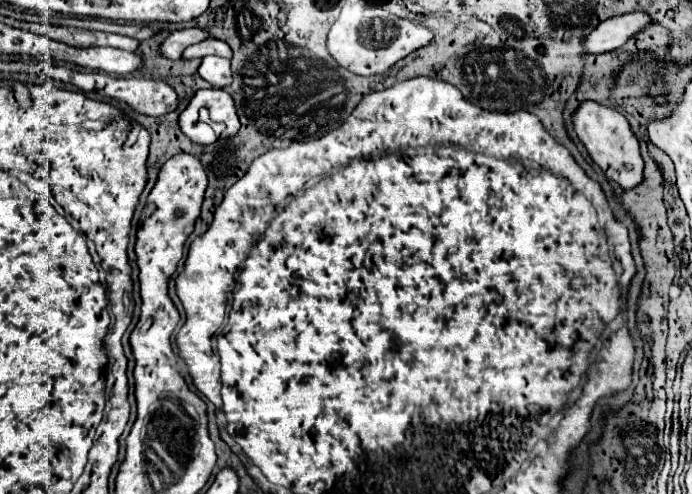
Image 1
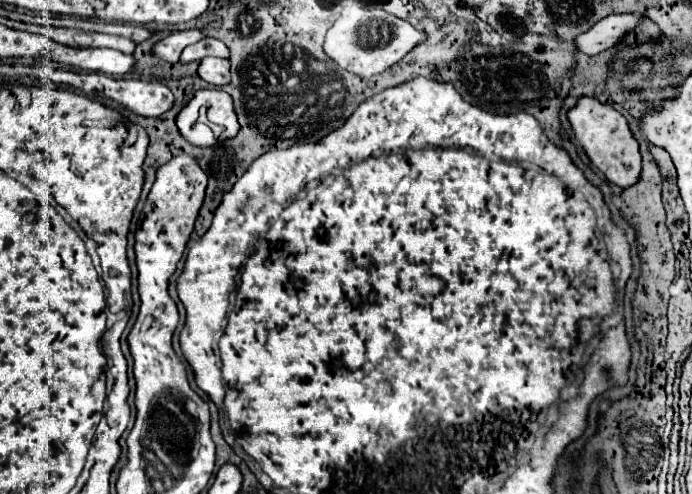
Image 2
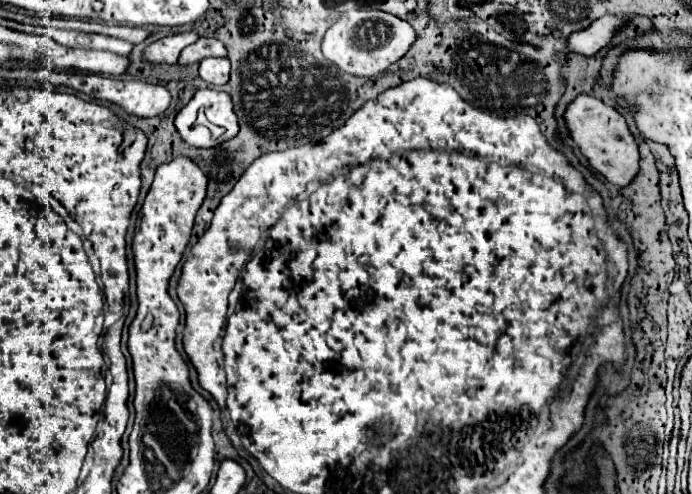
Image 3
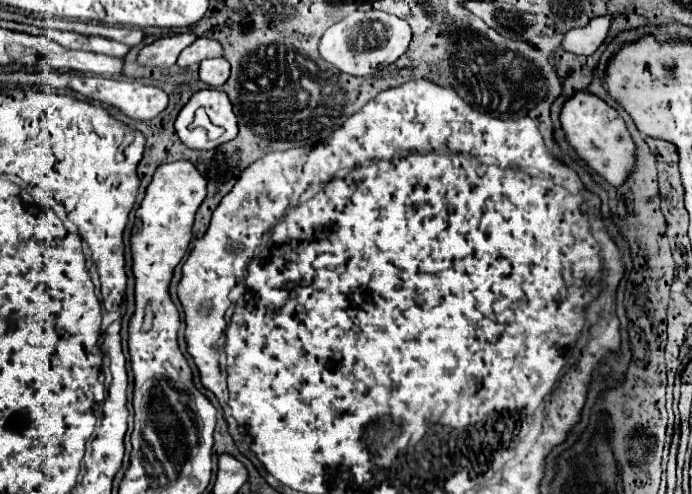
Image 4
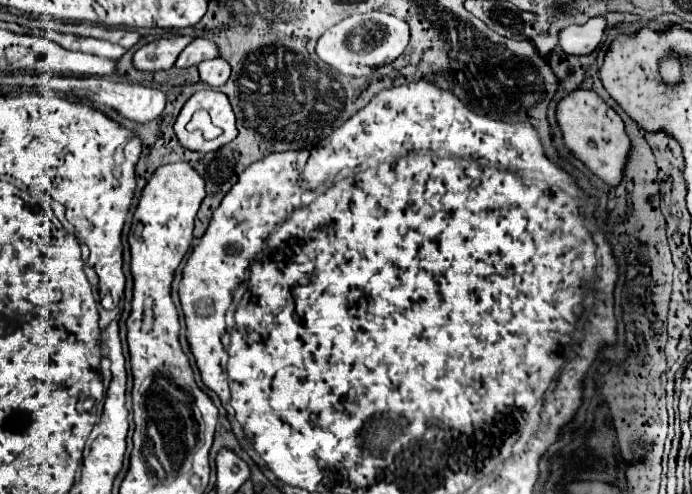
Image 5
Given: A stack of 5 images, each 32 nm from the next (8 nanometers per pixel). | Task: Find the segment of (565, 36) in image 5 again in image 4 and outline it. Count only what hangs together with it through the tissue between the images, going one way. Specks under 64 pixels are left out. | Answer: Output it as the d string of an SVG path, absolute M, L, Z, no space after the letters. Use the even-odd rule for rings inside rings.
M600 16L600 18L594 18L584 28L568 30L562 42L564 50L572 54L584 54L584 56L594 54L608 40L610 24L612 24L612 16Z

